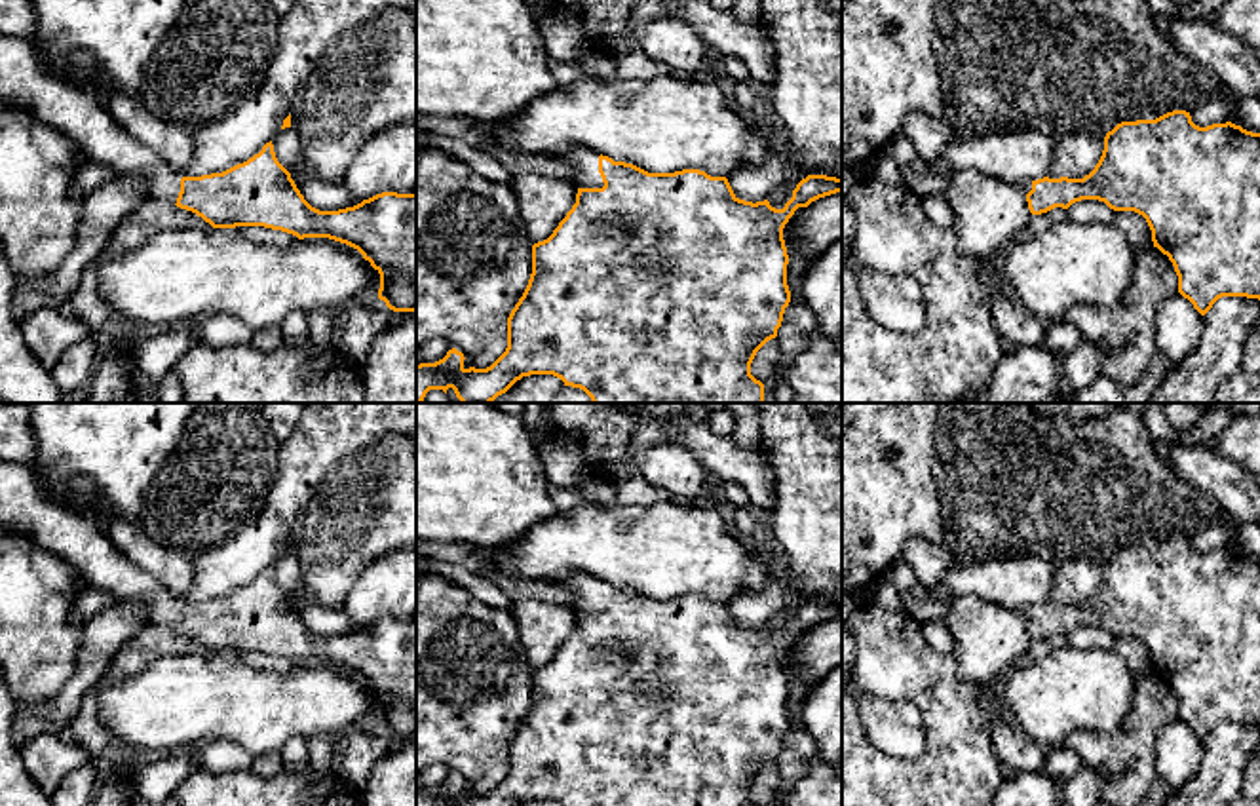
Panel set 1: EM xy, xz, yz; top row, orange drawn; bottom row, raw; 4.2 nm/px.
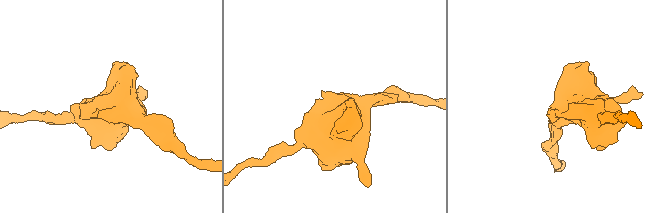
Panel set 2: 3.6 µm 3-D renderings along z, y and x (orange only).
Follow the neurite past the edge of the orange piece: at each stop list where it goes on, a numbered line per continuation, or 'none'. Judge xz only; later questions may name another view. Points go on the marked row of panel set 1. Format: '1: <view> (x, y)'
1: xz (586, 162)

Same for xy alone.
1: xy (23, 80)

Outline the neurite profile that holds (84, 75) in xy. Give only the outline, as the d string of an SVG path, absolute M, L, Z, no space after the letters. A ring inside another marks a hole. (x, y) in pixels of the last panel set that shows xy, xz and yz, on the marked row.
M76 55L74 57L74 72L70 76L63 76L53 72L55 78L67 80L70 86L86 87L89 95L93 95L99 101L106 101L112 91L108 87L103 87L97 82L97 65L89 55Z

